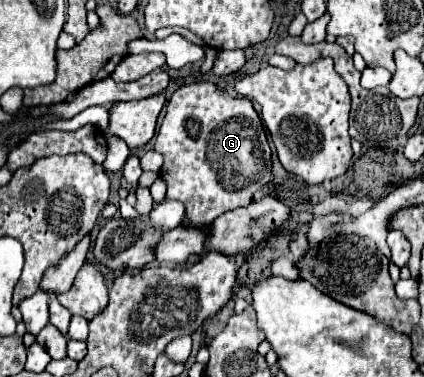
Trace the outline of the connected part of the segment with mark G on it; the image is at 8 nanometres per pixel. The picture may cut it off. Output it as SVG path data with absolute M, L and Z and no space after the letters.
M212 82L180 86L172 94L160 132L156 136L154 150L164 156L160 178L164 176L168 186L166 200L182 202L186 206L186 216L198 228L208 226L228 210L246 206L246 202L250 202L254 194L270 182L270 144L258 112L248 98L232 98L226 92L220 92Z

